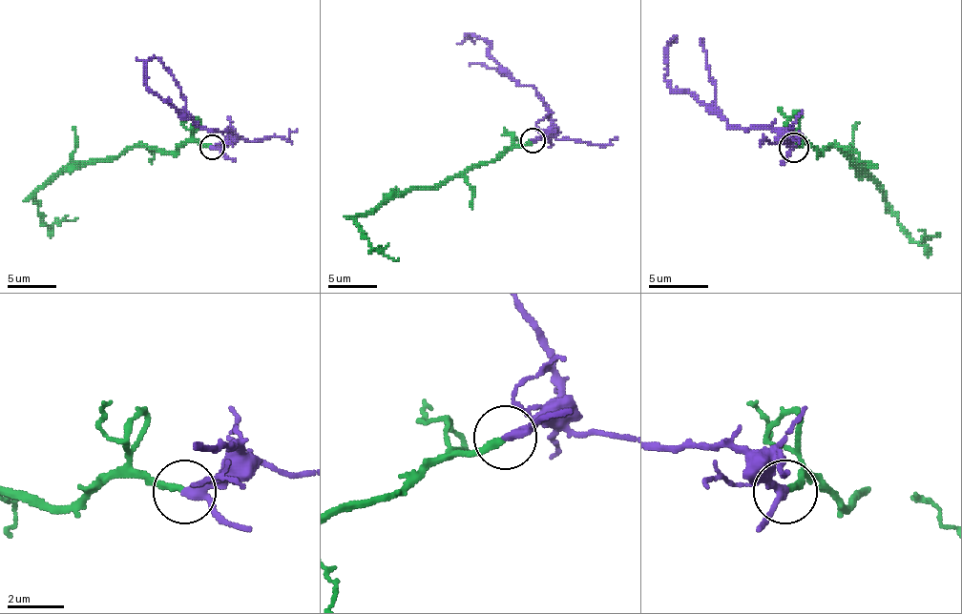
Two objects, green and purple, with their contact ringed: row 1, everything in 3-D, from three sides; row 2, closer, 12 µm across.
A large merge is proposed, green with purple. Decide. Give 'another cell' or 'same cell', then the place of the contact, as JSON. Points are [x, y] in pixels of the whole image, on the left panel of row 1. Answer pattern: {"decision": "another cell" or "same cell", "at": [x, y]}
{"decision": "same cell", "at": [212, 147]}

